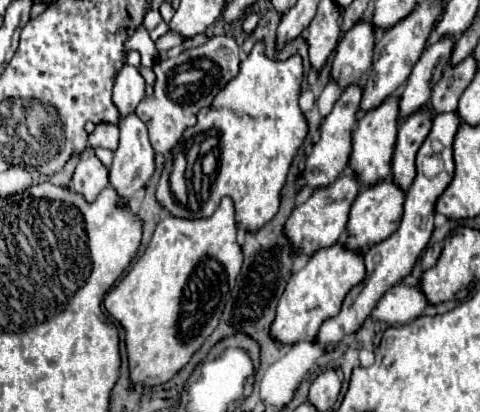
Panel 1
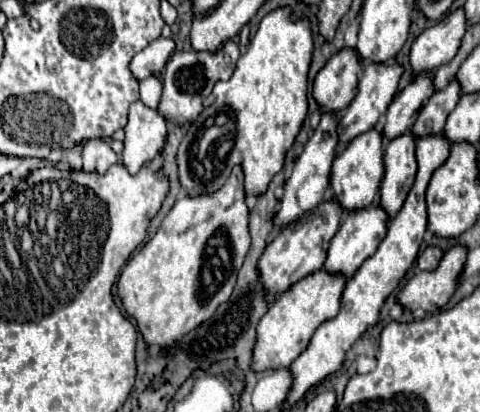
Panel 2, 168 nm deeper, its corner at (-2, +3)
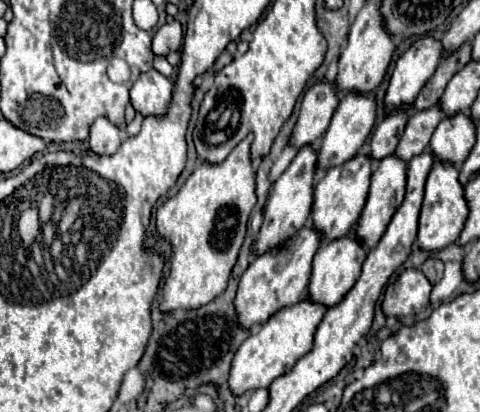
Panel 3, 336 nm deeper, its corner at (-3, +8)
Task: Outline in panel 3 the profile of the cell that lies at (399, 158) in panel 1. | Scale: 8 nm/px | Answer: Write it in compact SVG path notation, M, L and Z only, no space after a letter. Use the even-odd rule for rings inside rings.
M396 154L384 156L384 160L378 162L378 168L374 168L368 200L366 200L366 206L362 210L362 216L360 216L360 222L356 228L356 236L362 240L362 244L366 248L372 248L378 244L378 240L384 234L386 226L390 224L396 208L402 204L404 194L406 194L406 172L408 172L408 162L396 160Z

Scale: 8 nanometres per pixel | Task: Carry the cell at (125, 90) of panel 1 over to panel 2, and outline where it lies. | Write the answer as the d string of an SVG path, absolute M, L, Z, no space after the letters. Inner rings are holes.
M157 37L143 51L139 51L131 61L131 71L135 77L145 79L155 71L155 75L165 67L165 63L175 53L175 41L171 37Z

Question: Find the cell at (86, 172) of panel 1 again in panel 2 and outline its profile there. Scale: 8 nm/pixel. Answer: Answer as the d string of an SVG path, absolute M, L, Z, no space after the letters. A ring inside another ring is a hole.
M89 139L83 147L83 169L105 173L111 165L119 163L111 145L105 139Z

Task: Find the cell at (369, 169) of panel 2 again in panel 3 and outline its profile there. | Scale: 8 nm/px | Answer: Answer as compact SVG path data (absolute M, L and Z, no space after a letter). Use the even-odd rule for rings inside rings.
M358 152L352 160L336 166L336 168L328 168L324 178L318 180L318 184L314 188L312 222L324 234L324 238L340 238L356 226L356 222L364 210L366 198L368 198L372 168L374 168L374 160L366 152Z

